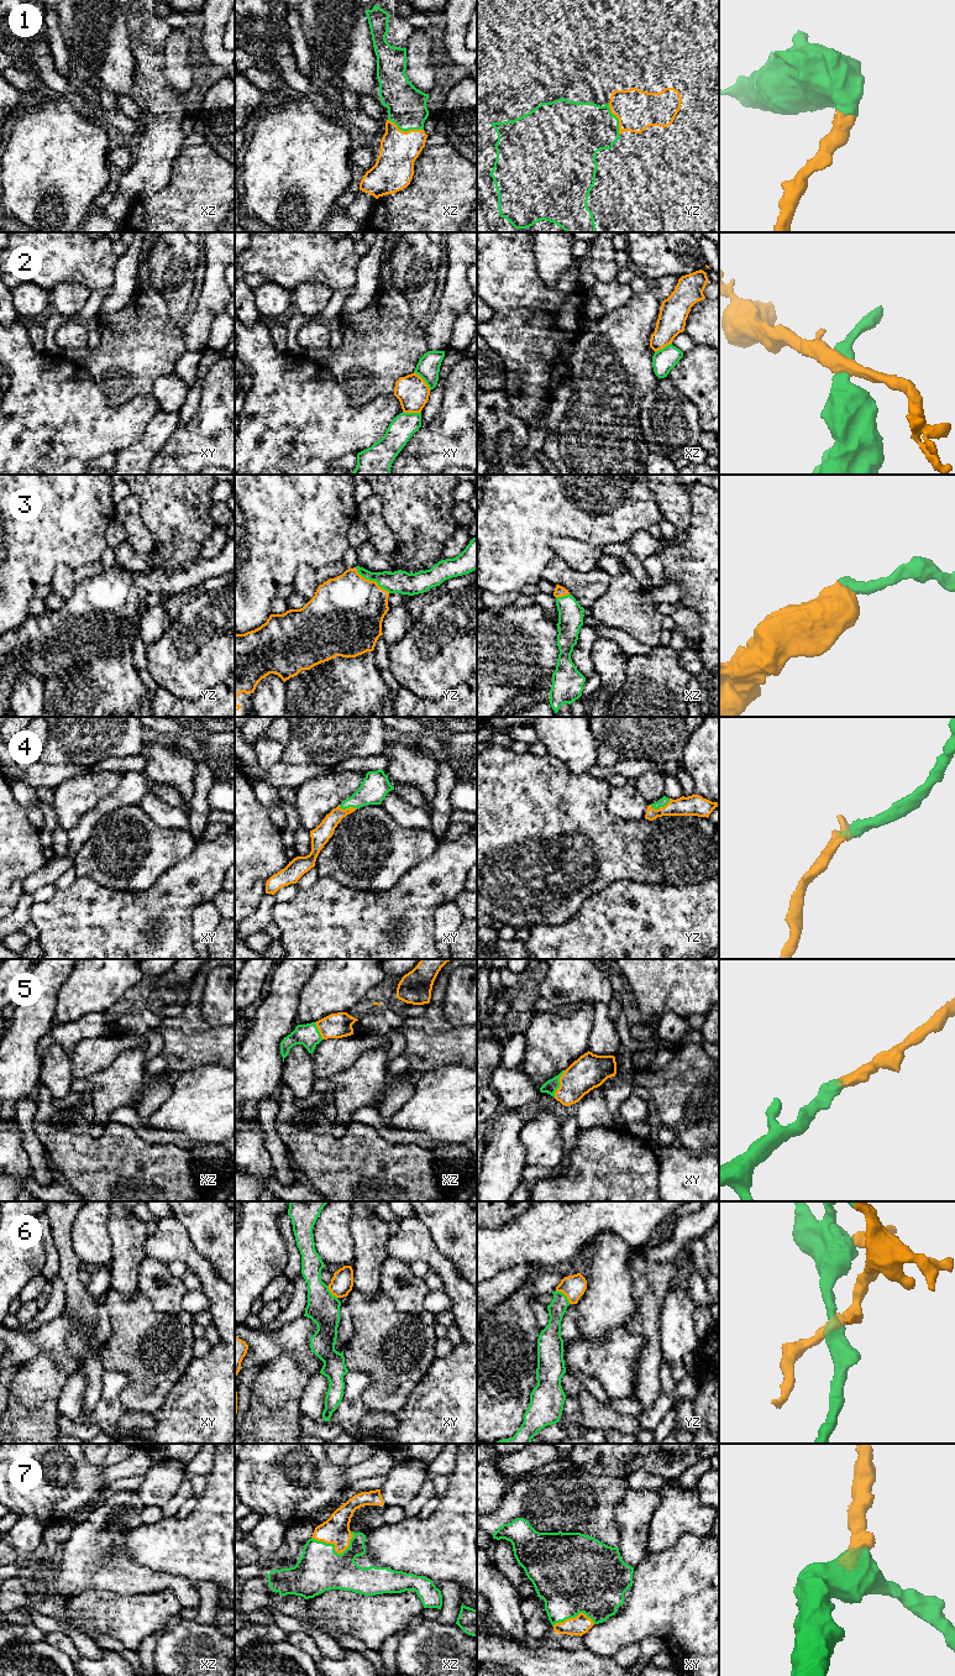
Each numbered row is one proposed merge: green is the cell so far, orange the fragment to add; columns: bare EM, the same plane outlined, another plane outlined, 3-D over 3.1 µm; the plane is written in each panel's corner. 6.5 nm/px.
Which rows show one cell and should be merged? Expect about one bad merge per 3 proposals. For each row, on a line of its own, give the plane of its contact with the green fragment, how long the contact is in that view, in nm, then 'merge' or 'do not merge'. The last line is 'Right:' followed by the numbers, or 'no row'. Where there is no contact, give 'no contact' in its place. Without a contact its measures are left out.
1: contact in xz; length 240 nm; merge
2: contact in xy; length 170 nm; do not merge
3: contact in yz; length 280 nm; merge
4: contact in yz; length 140 nm; merge
5: contact in xy; length 190 nm; merge
6: contact in yz; length 130 nm; do not merge
7: contact in xz; length 280 nm; merge
Right: 1, 3, 4, 5, 7

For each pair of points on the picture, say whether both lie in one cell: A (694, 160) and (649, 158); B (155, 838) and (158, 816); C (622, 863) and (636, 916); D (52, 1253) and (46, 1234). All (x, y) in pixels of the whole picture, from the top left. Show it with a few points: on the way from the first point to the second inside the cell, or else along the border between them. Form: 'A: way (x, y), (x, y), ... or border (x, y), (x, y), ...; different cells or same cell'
A: border (636, 139), (640, 139), (659, 158); different cells
B: border (137, 805), (158, 825), (185, 829); different cells
C: border (655, 883), (615, 880), (599, 890); different cells
D: way (51, 1248), (47, 1239); same cell

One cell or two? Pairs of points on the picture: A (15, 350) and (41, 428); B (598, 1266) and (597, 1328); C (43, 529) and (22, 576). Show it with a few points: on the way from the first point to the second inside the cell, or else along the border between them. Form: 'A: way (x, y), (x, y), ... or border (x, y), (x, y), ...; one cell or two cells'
A: way (30, 370), (41, 382), (41, 408); one cell
B: way (598, 1281), (598, 1313); one cell
C: way (33, 540), (22, 554), (22, 565); one cell

